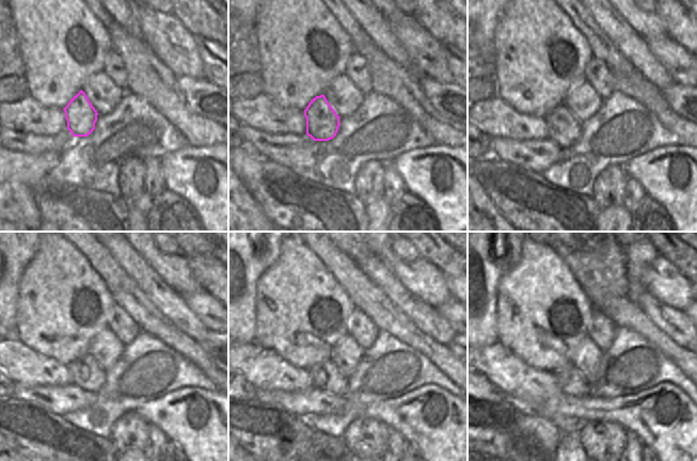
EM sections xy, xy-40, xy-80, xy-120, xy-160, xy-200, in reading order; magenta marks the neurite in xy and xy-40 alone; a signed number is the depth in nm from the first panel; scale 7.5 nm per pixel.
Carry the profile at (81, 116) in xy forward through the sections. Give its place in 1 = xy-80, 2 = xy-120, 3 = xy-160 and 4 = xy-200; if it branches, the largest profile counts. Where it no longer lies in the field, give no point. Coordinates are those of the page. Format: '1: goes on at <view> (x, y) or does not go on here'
1: goes on at xy-80 (564, 128)
2: goes on at xy-120 (86, 372)
3: goes on at xy-160 (328, 377)
4: goes on at xy-200 (571, 381)

